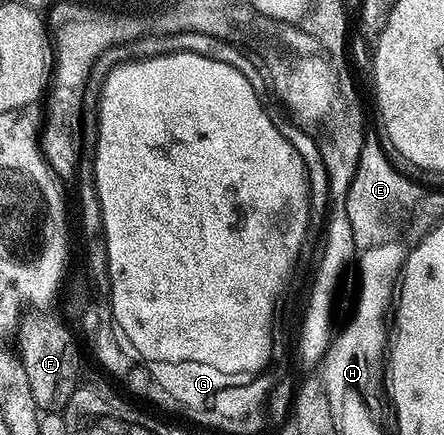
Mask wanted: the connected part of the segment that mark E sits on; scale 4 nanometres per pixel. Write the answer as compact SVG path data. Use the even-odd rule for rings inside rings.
M372 130L366 131L363 150L359 154L359 166L351 178L351 186L347 190L347 219L351 222L351 234L353 235L354 249L364 250L373 245L379 245L398 235L403 225L413 215L415 209L420 205L423 195L422 185L417 181L407 178L387 158L387 154L381 145L382 137L377 136Z

